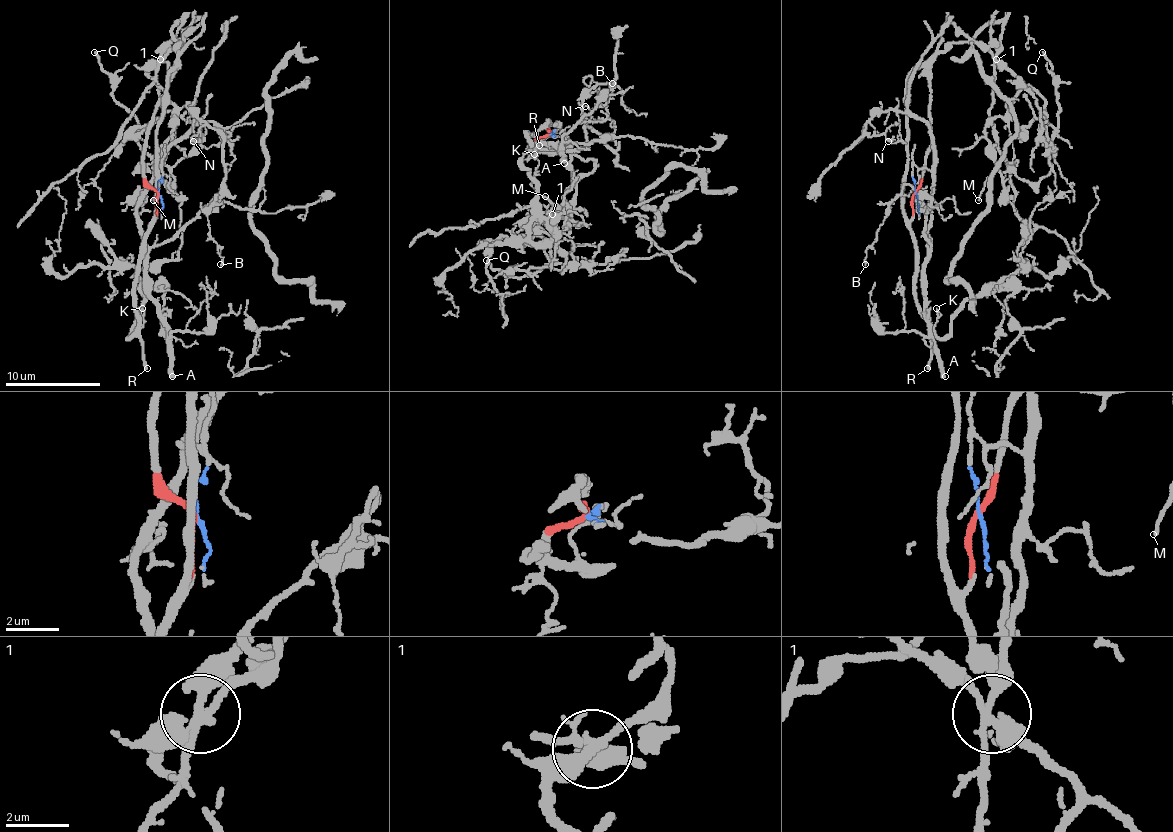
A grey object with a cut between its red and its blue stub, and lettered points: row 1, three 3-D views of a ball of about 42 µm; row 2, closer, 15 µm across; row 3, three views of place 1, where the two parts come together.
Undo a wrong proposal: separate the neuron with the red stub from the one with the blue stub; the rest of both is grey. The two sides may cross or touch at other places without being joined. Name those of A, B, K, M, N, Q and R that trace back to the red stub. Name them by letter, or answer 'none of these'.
K, M, Q, R

